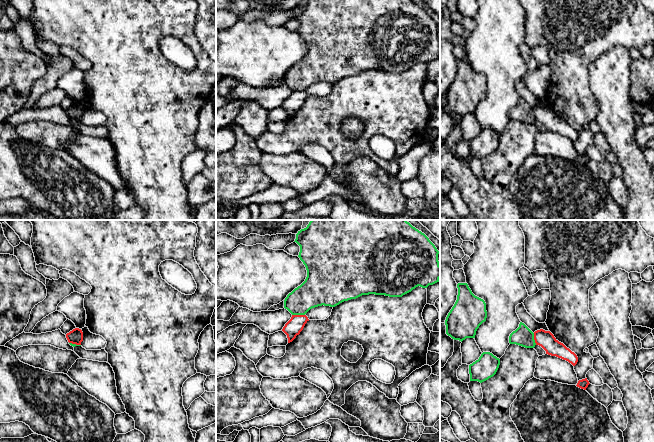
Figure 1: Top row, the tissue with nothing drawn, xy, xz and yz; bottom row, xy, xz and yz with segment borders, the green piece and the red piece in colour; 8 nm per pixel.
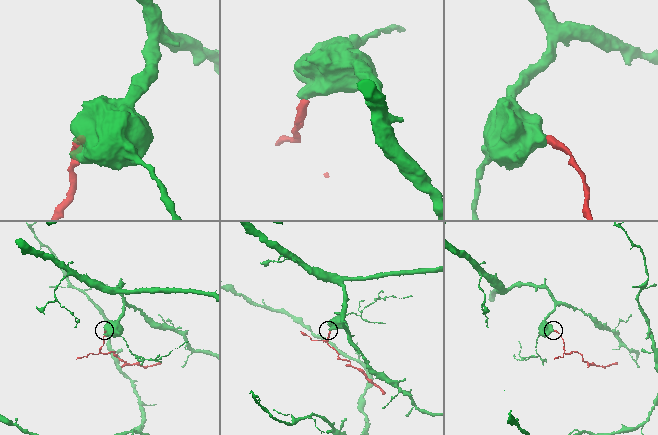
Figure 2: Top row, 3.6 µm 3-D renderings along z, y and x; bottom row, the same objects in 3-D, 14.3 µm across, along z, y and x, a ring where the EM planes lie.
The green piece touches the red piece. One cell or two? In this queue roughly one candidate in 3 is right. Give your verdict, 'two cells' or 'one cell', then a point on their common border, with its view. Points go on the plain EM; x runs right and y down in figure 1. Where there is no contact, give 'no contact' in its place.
two cells; meets green in xz at (298, 90)

